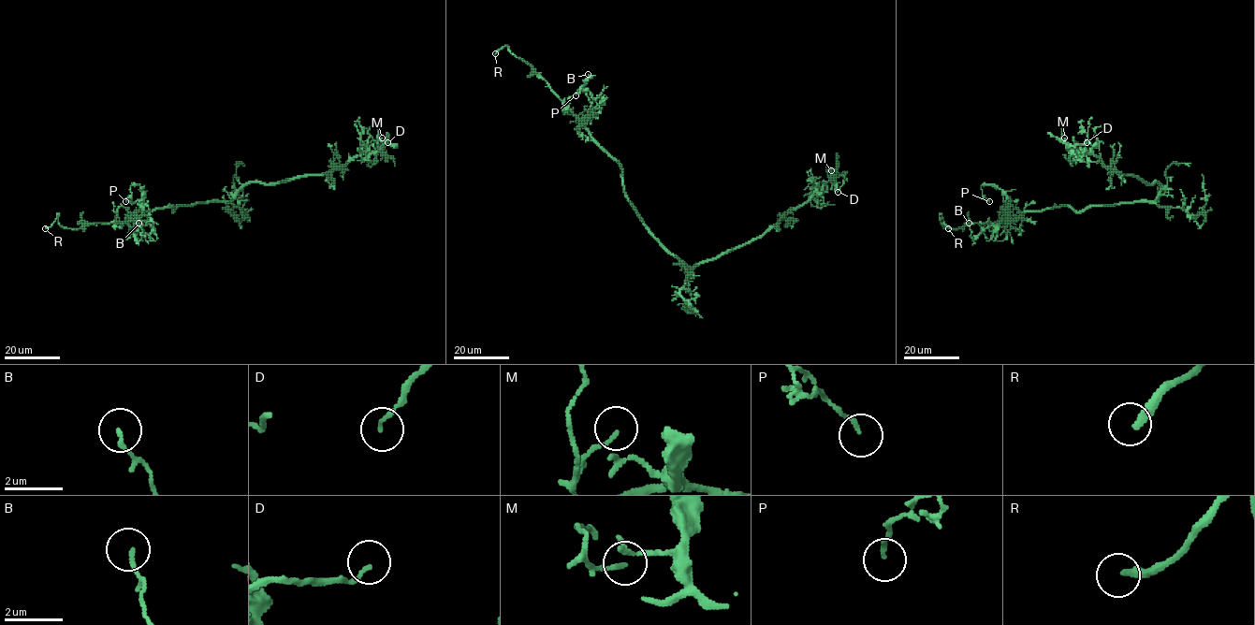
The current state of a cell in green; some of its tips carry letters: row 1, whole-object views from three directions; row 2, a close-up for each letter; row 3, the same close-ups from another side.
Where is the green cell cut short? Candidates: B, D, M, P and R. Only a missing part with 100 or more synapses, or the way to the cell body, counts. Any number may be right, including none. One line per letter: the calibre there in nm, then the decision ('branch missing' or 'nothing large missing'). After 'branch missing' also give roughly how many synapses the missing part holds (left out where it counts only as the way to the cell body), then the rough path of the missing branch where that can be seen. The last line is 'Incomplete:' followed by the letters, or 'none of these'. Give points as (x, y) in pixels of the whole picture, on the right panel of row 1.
B: 140 nm | nothing large missing
D: 120 nm | nothing large missing
M: 90 nm | nothing large missing
P: 130 nm | nothing large missing
R: 280 nm | branch missing
Incomplete: R

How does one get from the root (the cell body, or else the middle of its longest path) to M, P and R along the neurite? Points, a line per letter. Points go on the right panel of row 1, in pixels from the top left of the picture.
M: (1124, 202), (1153, 201), (1161, 187), (1132, 175), (1114, 172), (1091, 152), (1078, 152), (1069, 148), (1064, 138)
P: (1124, 202), (1079, 211), (1048, 207), (1012, 219), (1009, 198), (995, 185), (984, 184), (983, 195), (989, 201)
R: (1124, 202), (1079, 211), (1048, 207), (1011, 222), (957, 228), (940, 214), (948, 228)

